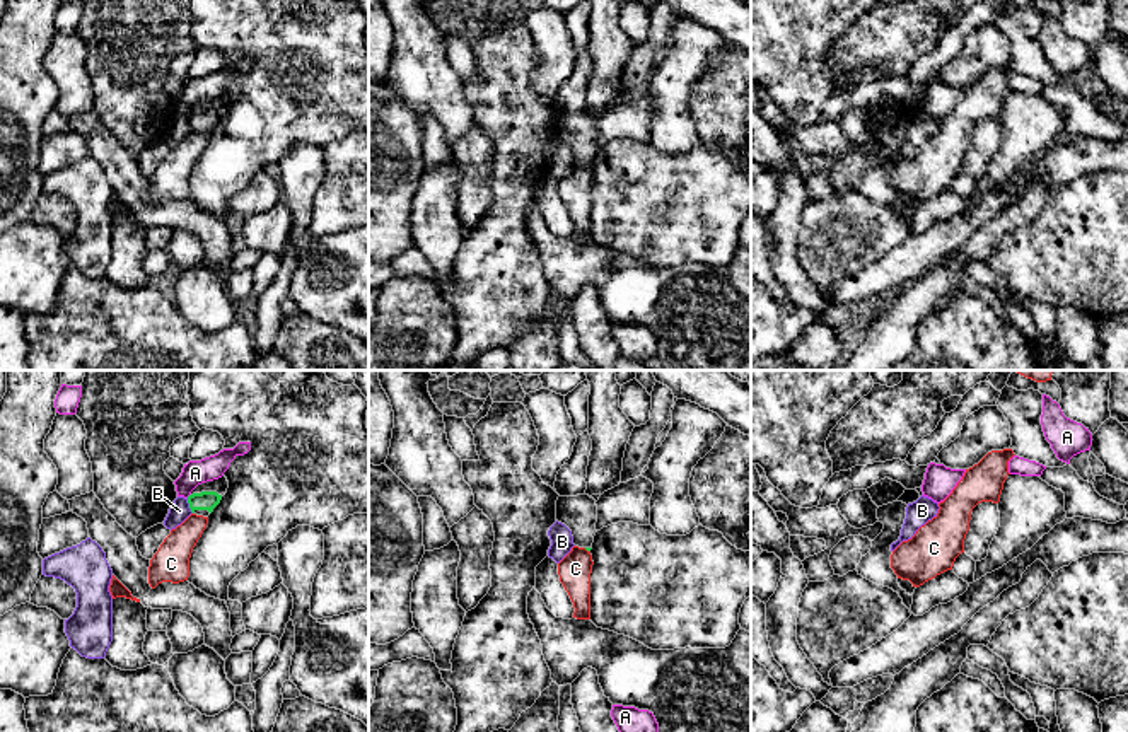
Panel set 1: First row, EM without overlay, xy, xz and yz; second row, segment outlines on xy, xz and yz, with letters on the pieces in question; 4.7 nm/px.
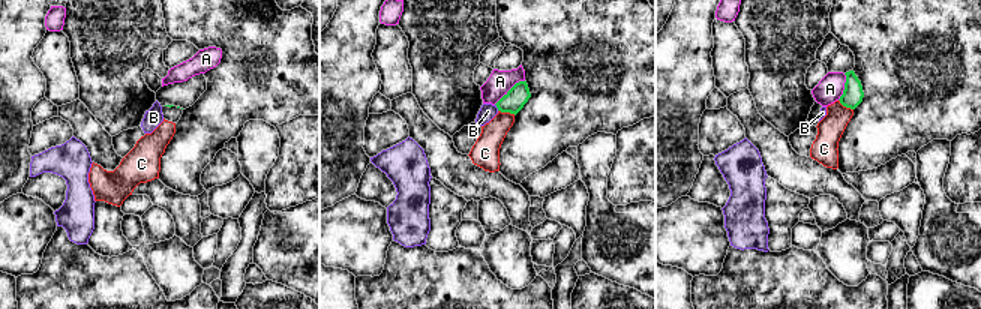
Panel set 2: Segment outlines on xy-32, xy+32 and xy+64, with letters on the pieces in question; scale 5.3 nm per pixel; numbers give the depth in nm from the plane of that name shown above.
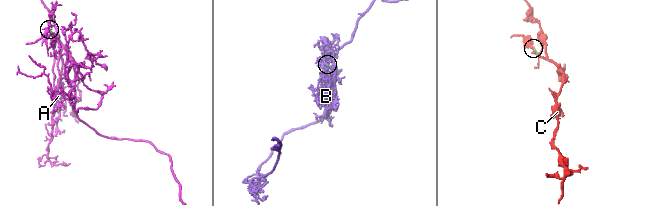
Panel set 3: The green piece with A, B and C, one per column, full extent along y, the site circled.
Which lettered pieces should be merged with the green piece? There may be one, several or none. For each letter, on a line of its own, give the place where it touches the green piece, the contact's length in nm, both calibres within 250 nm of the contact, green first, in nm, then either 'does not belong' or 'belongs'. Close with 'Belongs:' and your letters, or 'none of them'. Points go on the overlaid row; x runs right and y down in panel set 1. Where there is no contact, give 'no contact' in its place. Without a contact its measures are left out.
A: no contact; does not belong
B: meets green in xy at (190, 505); contact 80 nm long; 100 nm thick on the green side, 90 nm on the other; does not belong
C: meets green in xz at (587, 550); contact 40 nm long; 20 nm thick on the green side, 150 nm on the other; does not belong
Belongs: none of them

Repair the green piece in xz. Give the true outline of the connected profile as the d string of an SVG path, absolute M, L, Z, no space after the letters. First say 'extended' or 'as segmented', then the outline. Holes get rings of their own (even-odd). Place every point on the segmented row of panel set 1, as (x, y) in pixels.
extended; M589 495L558 497L556 520L565 524L573 536L573 544L592 549L597 522L597 505Z

